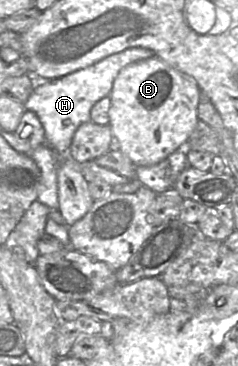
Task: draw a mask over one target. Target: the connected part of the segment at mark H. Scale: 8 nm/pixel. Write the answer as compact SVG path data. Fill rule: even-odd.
M141 47L128 48L112 54L89 67L36 86L24 106L26 111L34 112L41 121L45 130L45 144L58 155L67 155L76 130L81 124L91 121L90 112L92 107L111 93L113 83L119 72L131 63L151 57L158 56L149 49Z

